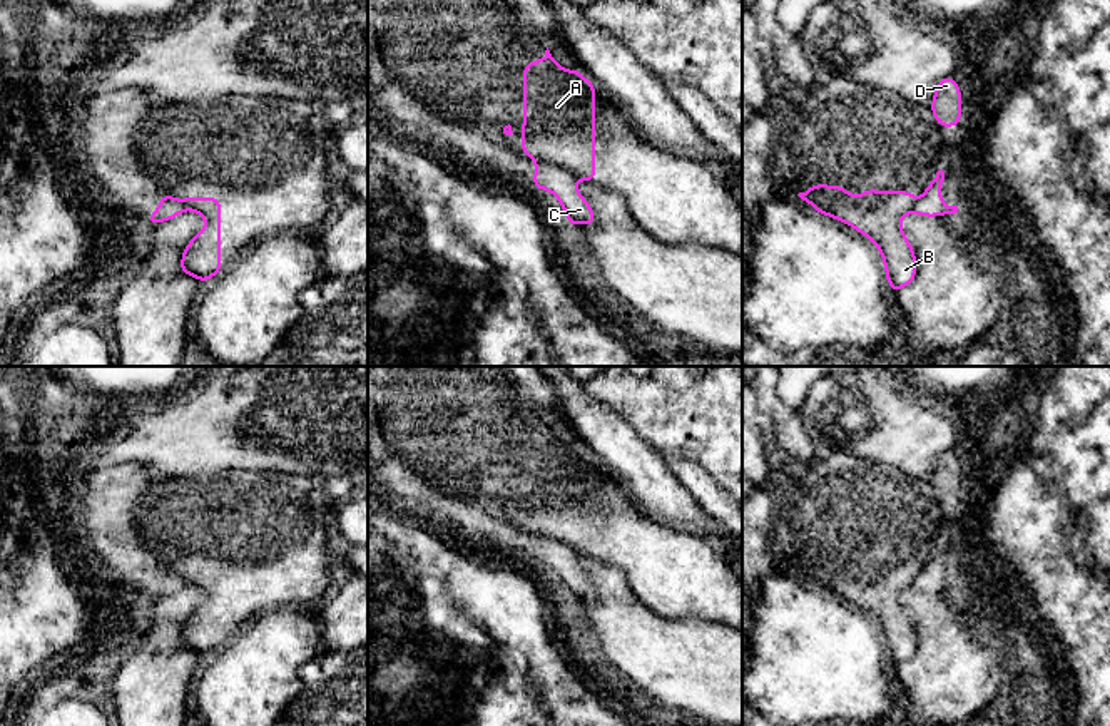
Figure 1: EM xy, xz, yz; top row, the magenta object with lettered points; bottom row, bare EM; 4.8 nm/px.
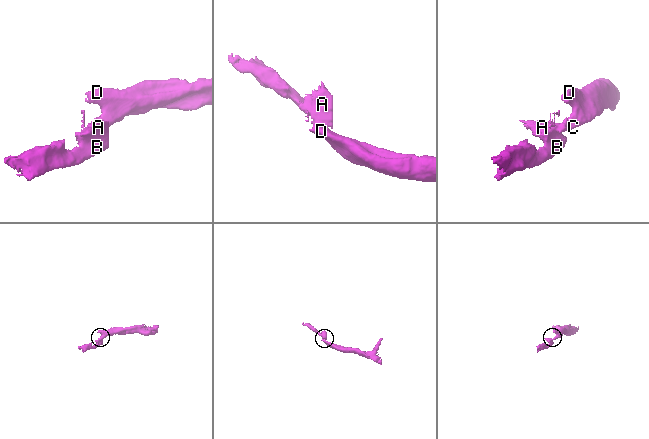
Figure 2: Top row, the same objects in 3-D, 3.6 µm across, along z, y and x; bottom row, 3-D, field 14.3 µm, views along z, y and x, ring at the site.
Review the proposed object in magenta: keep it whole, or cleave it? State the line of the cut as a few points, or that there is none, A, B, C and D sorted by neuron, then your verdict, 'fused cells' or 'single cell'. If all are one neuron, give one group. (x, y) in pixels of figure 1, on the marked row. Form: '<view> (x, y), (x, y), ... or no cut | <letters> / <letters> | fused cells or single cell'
xz (535, 158), (575, 176) | A B / C D | fused cells

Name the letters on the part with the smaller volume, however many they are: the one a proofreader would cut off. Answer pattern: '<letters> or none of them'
A, B

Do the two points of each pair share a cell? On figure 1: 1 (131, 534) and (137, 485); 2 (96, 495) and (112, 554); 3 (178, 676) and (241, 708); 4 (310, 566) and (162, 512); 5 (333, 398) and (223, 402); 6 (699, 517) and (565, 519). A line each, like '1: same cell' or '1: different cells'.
1: same cell
2: same cell
3: different cells
4: same cell
5: same cell
6: different cells

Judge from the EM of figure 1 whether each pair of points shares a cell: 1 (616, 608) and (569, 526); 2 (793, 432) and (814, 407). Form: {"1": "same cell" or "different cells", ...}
{"1": "different cells", "2": "different cells"}

